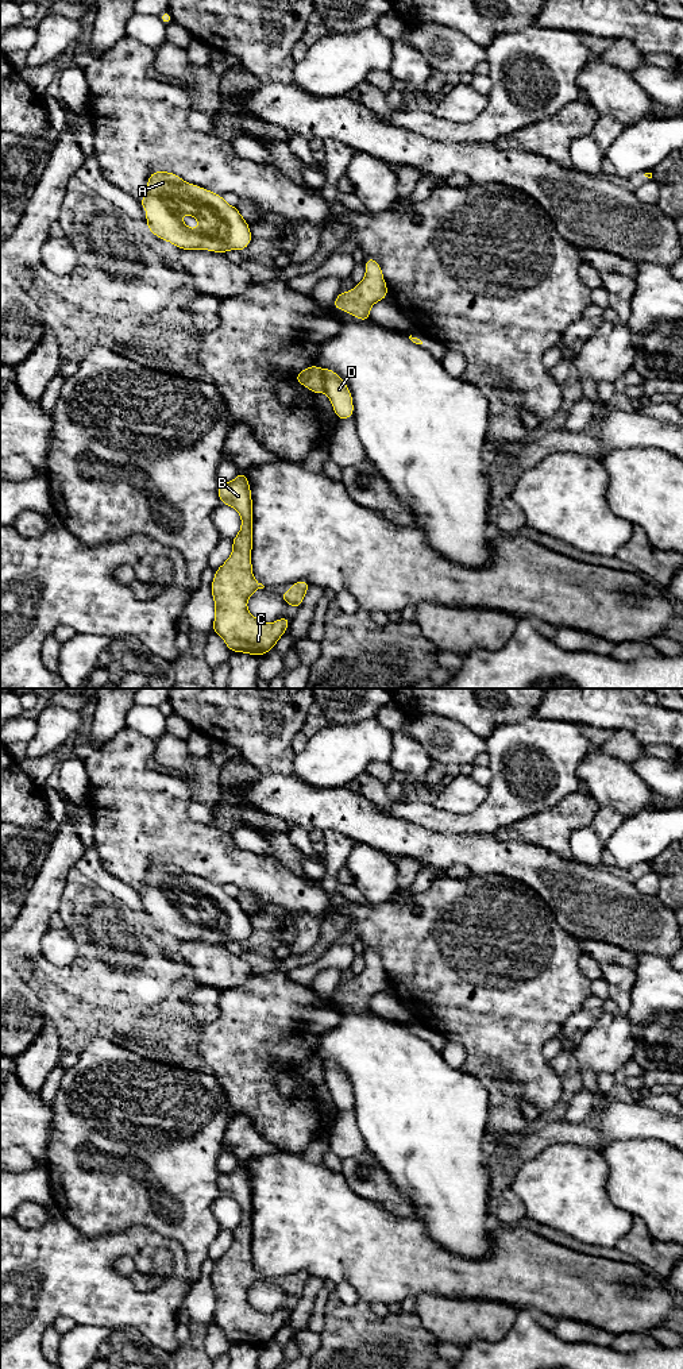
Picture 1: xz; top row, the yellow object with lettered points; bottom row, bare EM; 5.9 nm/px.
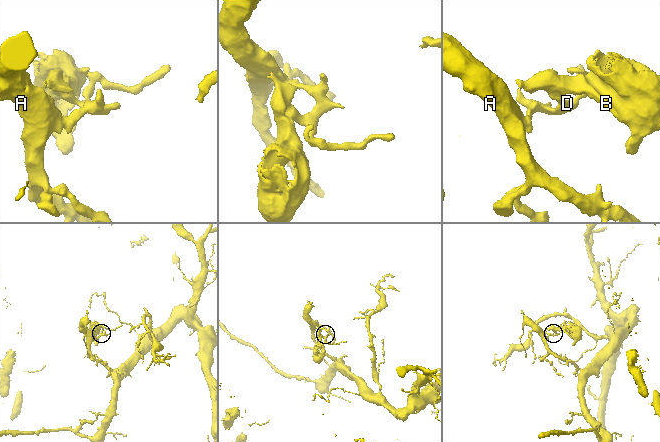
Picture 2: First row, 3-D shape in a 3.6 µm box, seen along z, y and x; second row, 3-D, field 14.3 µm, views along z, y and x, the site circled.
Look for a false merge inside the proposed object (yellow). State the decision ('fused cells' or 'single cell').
fused cells

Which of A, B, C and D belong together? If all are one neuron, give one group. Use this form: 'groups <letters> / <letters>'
groups A D / B C

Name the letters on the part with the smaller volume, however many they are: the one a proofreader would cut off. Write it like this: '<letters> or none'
B, C

